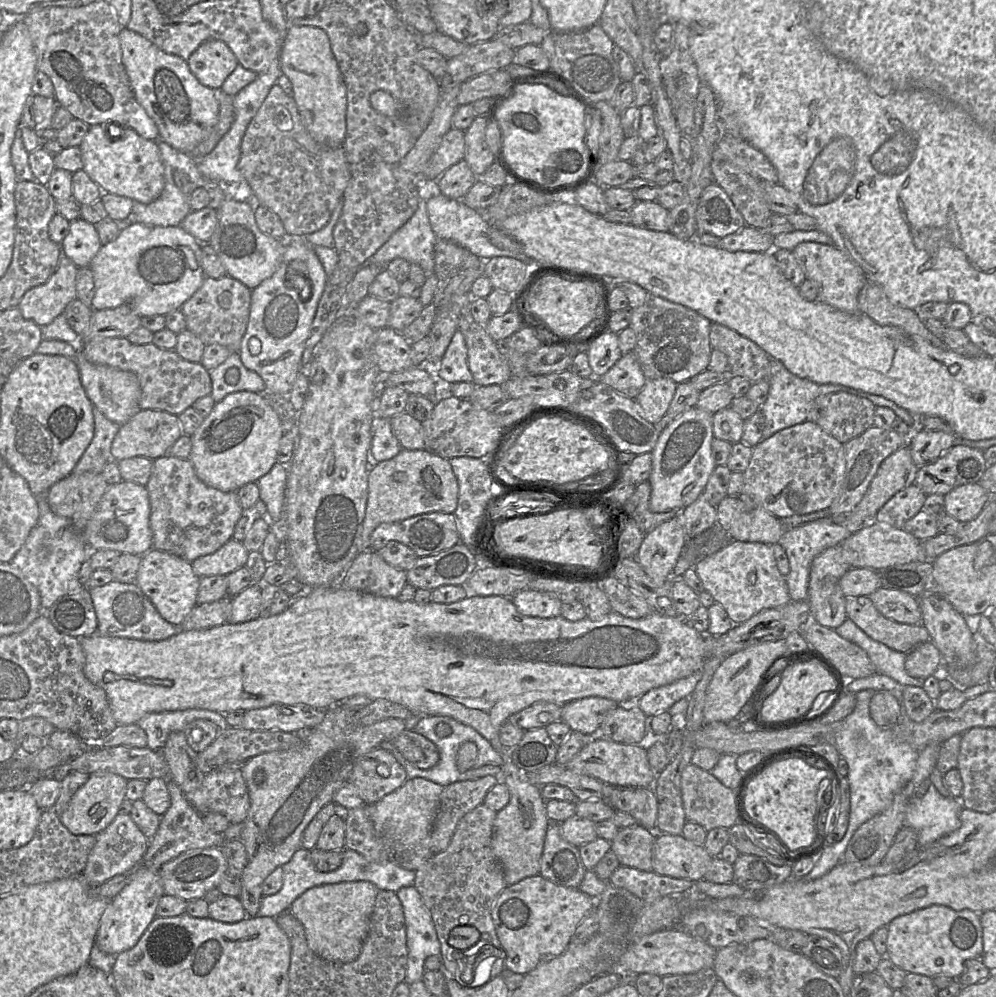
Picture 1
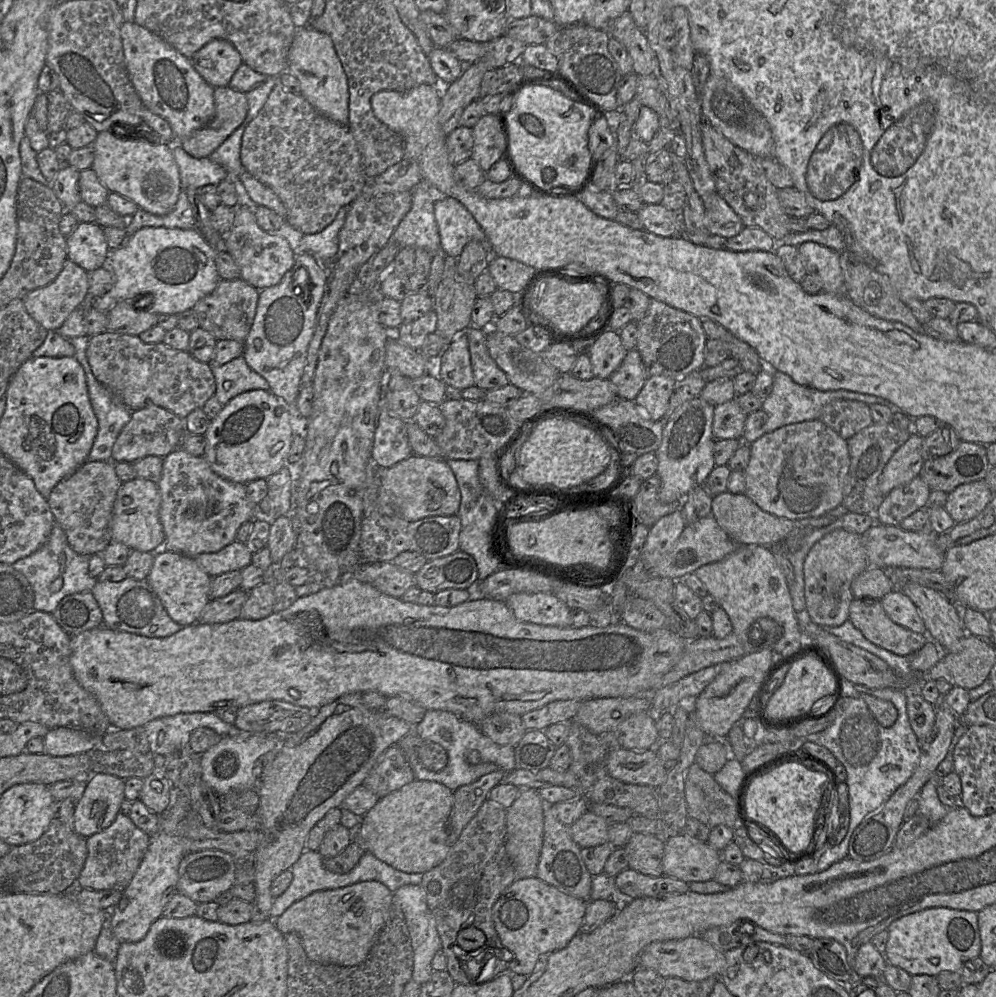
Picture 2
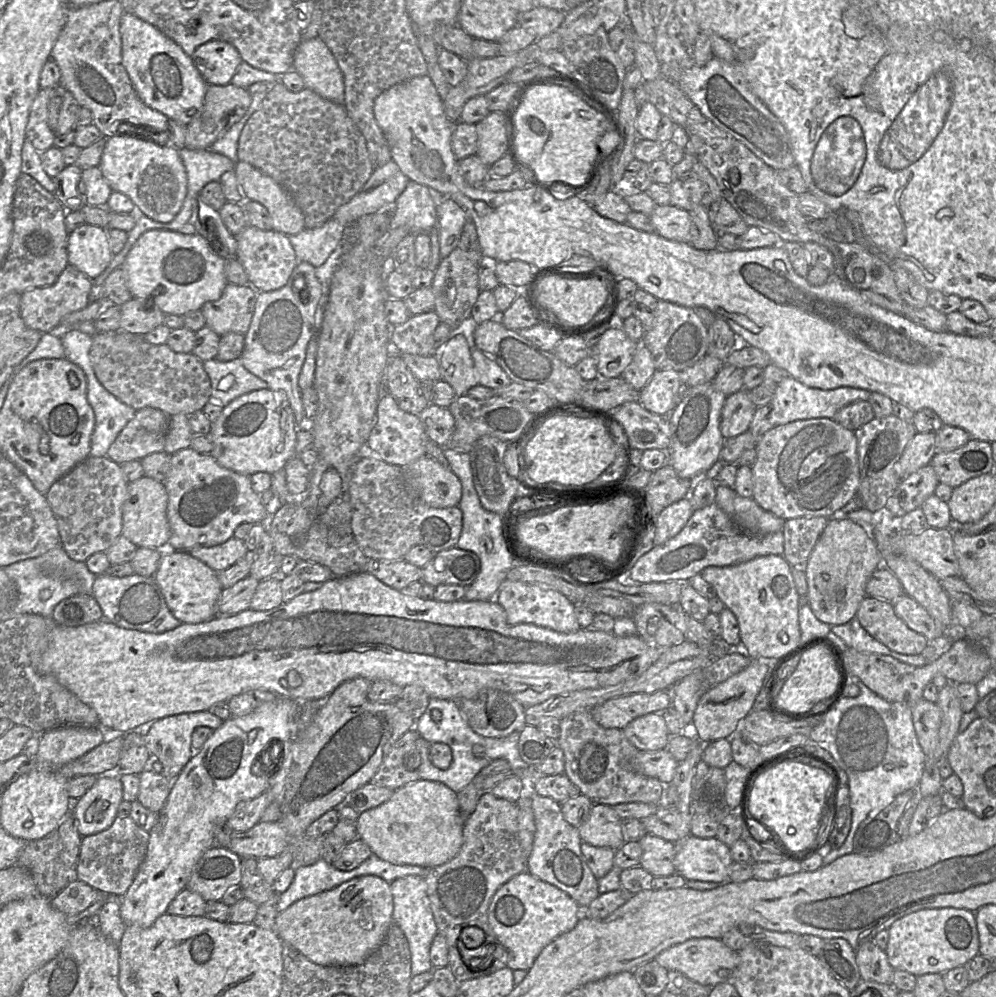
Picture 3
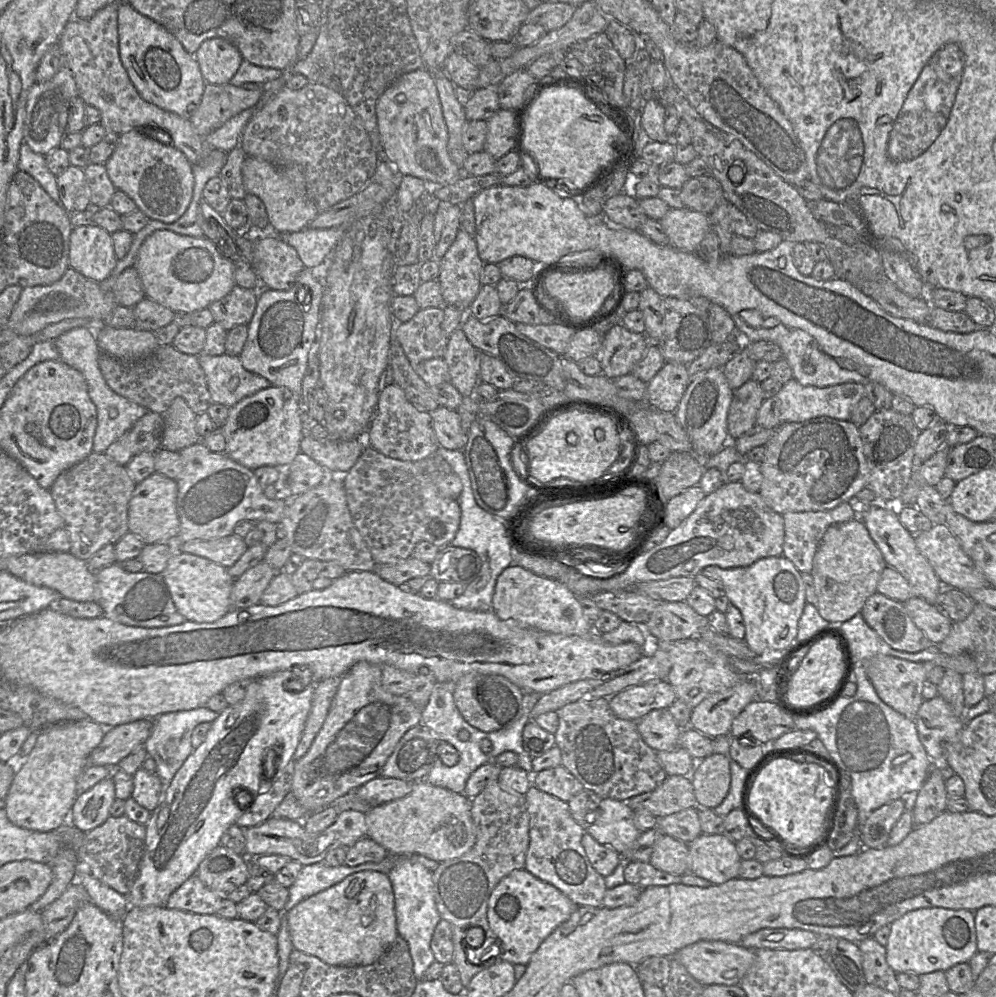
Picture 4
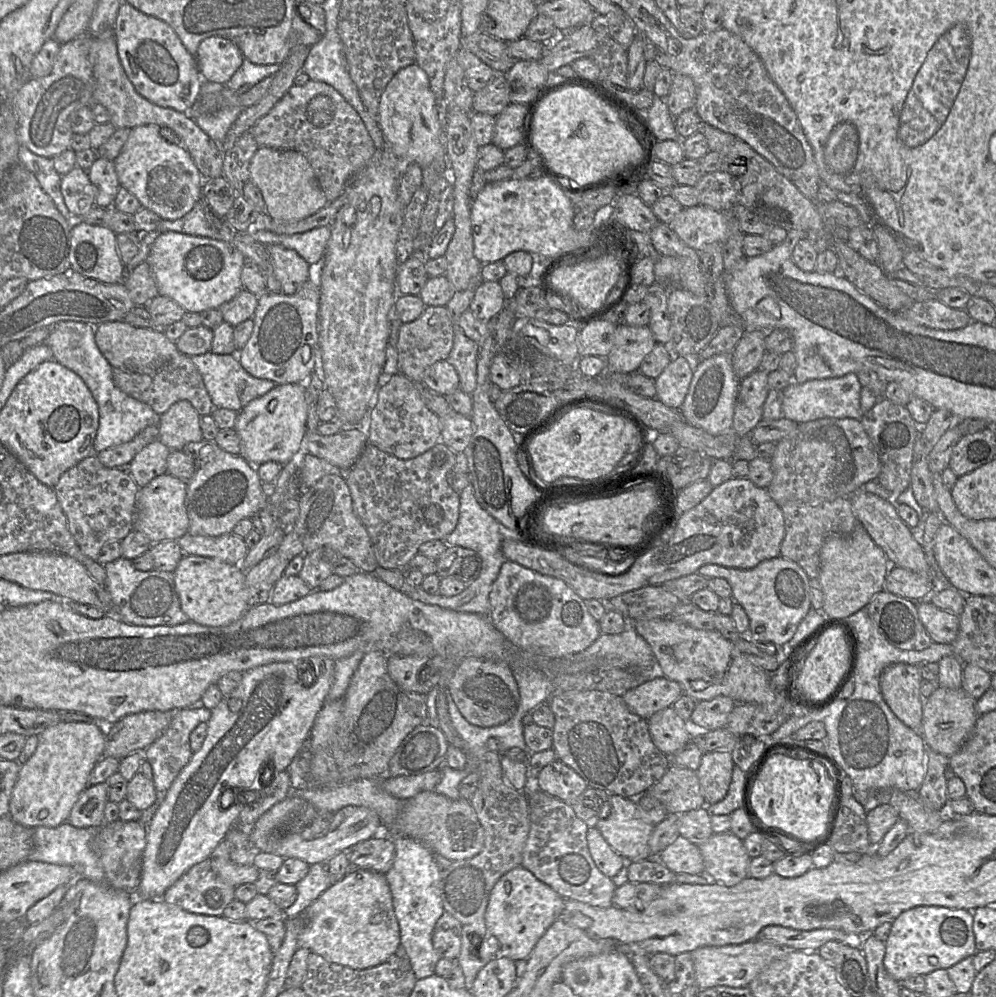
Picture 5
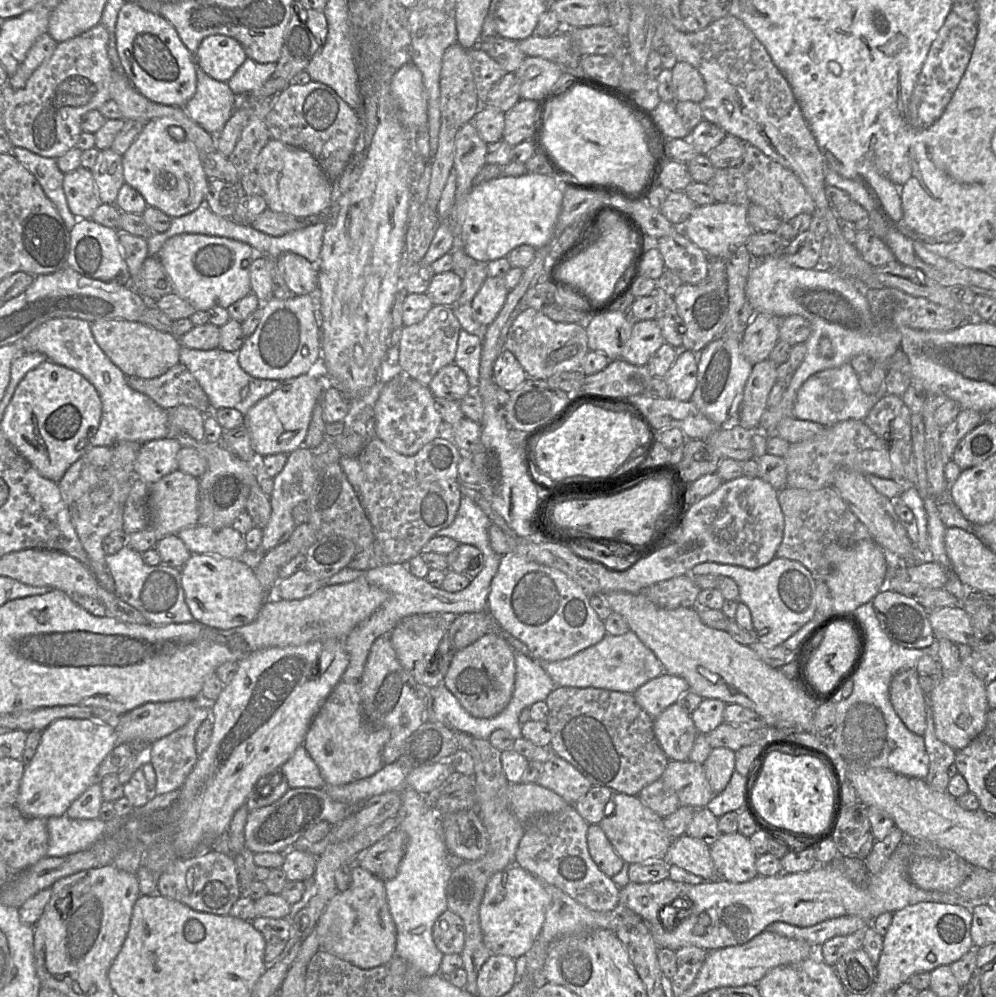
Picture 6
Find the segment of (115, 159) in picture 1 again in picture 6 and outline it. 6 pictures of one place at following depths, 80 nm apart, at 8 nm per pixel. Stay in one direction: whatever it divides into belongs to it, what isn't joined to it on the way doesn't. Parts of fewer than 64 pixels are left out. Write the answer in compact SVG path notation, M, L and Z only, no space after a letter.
M169 117L155 118L146 122L140 134L122 155L125 183L137 190L148 206L158 208L171 218L189 214L202 204L206 204L209 184L195 144L189 139L176 141L169 135L168 129L176 126L176 123L176 120Z

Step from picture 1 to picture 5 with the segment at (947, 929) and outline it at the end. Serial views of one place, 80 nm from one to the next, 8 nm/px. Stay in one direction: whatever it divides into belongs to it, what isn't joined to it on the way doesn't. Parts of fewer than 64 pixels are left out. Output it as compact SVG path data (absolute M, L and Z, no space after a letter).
M916 906L900 913L892 922L885 941L883 965L897 981L912 975L927 975L937 969L948 969L977 951L973 932L973 916L962 908Z

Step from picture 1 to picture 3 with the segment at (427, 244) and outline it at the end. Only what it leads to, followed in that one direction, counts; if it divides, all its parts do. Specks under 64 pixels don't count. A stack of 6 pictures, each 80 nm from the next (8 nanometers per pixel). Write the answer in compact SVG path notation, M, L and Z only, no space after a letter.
M412 180L408 182L395 201L390 229L406 226L412 233L429 233L436 226L436 205L428 188Z

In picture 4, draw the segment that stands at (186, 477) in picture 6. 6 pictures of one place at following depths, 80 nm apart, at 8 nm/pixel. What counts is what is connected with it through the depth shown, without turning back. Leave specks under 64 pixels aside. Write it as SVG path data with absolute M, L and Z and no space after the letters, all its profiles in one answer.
M154 473L135 485L128 503L128 529L145 545L159 542L173 542L180 532L177 513L177 482L165 475Z

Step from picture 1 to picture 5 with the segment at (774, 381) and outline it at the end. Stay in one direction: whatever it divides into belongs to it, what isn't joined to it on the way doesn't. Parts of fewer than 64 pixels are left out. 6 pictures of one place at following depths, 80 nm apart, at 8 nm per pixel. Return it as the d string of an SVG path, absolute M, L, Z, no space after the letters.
M855 373L838 378L810 380L802 384L791 382L783 390L782 415L798 424L823 418L850 418L861 421L864 415L860 407L861 388Z

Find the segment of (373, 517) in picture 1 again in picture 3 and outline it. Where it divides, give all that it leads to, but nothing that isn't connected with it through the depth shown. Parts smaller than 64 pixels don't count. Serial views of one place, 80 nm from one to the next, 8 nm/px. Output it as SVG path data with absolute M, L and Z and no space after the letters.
M423 456L403 468L426 505L433 508L459 505L462 485L452 470L445 469L429 456Z

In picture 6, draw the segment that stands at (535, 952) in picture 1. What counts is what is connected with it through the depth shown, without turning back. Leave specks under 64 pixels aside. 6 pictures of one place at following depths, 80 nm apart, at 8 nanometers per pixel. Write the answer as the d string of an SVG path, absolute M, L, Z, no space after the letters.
M512 865L489 879L479 908L483 940L492 955L517 959L527 955L545 922L549 894L543 882L523 868Z

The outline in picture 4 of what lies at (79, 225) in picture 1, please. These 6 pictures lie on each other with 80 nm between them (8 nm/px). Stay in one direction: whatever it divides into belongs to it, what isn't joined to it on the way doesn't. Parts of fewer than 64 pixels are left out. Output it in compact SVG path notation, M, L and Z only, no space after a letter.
M98 225L73 228L69 249L71 268L99 283L111 274L117 261L111 233Z

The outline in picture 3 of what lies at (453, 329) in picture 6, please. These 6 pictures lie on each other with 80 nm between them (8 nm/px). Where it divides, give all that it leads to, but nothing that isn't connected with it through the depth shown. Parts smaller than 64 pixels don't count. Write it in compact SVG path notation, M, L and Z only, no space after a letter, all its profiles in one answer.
M437 313L411 315L403 324L391 327L391 346L399 353L432 356L436 353L433 333L440 324Z

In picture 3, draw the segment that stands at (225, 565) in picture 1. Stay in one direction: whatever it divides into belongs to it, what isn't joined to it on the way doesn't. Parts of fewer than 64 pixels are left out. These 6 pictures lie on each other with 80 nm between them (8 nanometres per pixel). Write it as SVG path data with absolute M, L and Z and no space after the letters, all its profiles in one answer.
M235 536L226 542L211 547L194 547L189 550L190 555L205 563L219 573L234 565L248 552L244 540Z

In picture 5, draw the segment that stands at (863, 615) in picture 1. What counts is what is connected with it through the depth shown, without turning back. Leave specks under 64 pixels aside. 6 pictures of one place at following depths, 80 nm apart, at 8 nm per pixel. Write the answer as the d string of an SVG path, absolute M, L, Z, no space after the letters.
M882 590L866 607L870 619L893 646L921 651L933 642L918 616L917 602Z

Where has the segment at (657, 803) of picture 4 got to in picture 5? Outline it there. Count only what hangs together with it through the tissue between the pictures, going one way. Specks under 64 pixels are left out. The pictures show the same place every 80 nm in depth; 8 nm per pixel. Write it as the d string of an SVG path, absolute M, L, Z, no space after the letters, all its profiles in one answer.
M673 764L645 793L657 798L668 814L682 814L706 806L696 771Z

